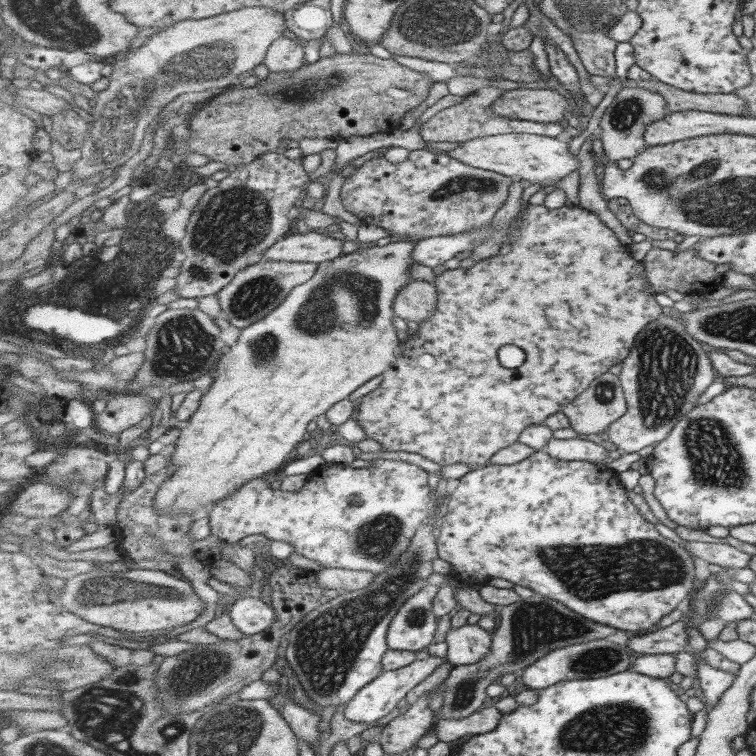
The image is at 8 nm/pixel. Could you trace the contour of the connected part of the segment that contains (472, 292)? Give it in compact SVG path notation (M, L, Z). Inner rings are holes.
M531 204L523 212L523 221L522 234L518 230L515 241L504 244L497 255L482 260L477 259L477 263L472 268L448 269L437 278L436 285L440 304L435 313L431 319L419 325L418 334L410 333L410 338L401 342L400 349L398 349L398 360L388 373L383 374L386 378L380 388L365 396L360 402L356 418L362 427L366 427L368 439L378 441L383 447L382 450L416 453L422 455L426 460L432 460L444 467L458 463L469 467L475 464L488 466L494 454L520 442L526 428L544 425L552 414L562 412L565 406L577 400L585 390L593 385L596 378L610 372L612 366L623 363L633 352L641 332L651 322L665 316L664 306L656 300L652 287L647 286L648 274L646 274L644 263L634 258L629 245L622 244L622 240L618 238L618 234L614 232L613 228L608 226L604 219L596 213L592 214L591 210L582 206L565 206L552 210L546 205ZM508 344L516 344L516 346L524 348L528 356L532 356L532 358L528 358L528 362L522 368L518 368L520 372L508 372L508 370L504 370L504 364L500 362L500 348L508 346Z

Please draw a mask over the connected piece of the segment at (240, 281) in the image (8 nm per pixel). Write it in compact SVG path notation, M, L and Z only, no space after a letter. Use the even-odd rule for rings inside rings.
M264 260L239 272L237 277L218 294L224 316L240 329L248 328L273 313L297 286L313 280L320 264Z

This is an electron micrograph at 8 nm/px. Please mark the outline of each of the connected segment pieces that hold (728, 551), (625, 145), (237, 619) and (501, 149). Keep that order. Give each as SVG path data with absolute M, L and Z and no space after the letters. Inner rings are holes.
M684 540L686 548L694 555L706 560L708 563L719 565L726 569L748 568L752 558L736 546L728 543L712 543Z
M623 88L607 108L600 122L605 154L616 162L624 158L635 159L648 147L645 137L648 127L665 119L670 113L672 112L669 110L669 104L664 95L644 88Z
M244 597L233 606L230 616L241 632L254 637L260 633L267 636L278 613L273 605L264 602L260 597Z
M530 133L497 134L461 142L446 153L470 166L493 170L528 183L545 184L547 189L553 189L562 178L580 168L580 160L572 154L570 139L566 137L554 138Z

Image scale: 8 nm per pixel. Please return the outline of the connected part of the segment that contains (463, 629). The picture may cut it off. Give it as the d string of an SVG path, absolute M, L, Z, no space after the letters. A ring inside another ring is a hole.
M478 624L453 627L448 632L448 658L454 665L472 664L491 651L493 632L481 628Z

